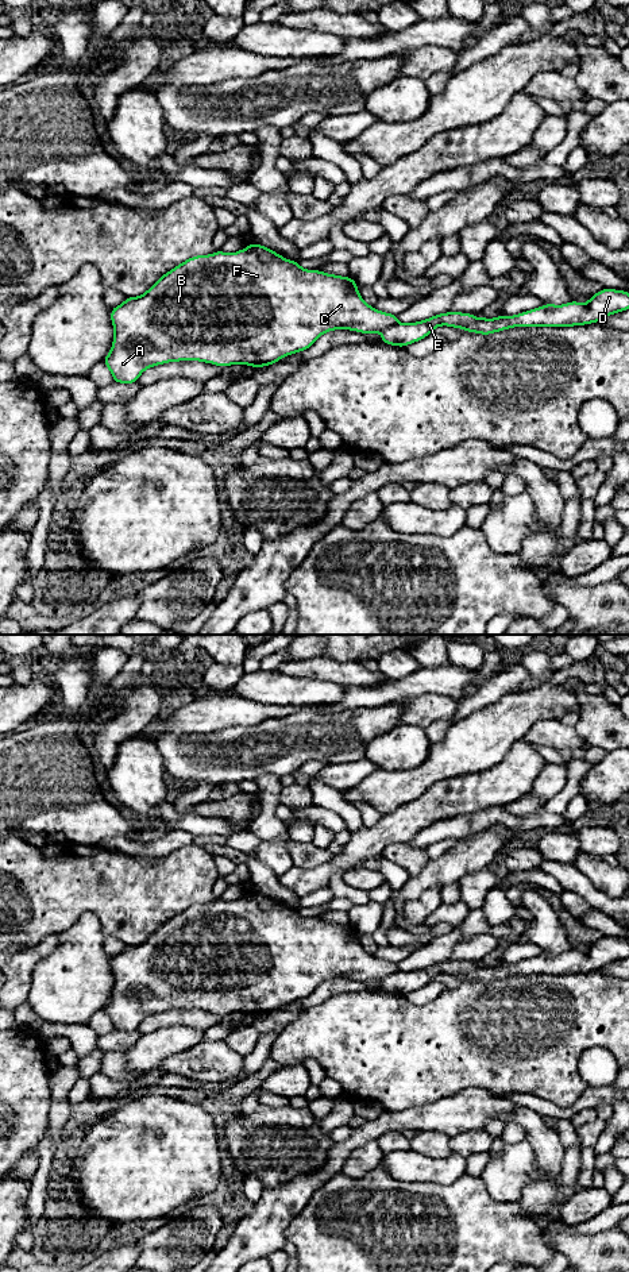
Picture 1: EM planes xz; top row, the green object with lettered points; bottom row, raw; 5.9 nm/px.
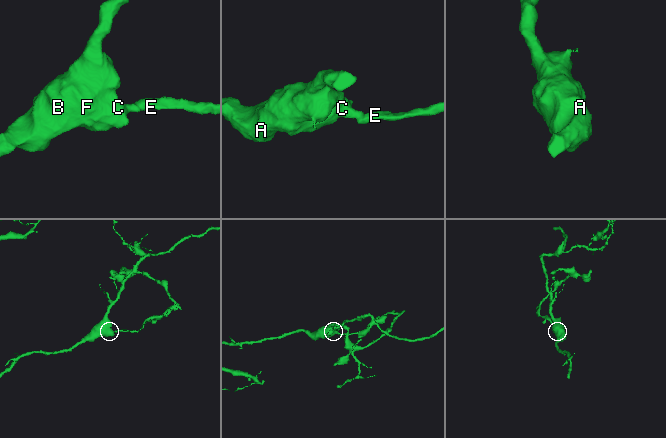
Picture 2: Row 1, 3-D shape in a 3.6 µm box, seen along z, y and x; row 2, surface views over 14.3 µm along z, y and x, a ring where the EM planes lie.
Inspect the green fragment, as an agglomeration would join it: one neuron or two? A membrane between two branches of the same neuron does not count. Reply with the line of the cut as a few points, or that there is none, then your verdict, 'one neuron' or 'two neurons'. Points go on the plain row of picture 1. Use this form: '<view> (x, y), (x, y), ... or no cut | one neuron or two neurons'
xz (398, 971), (394, 971), (382, 981) | two neurons

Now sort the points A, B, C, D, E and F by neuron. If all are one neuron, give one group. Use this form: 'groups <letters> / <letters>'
groups A B C F / D E

